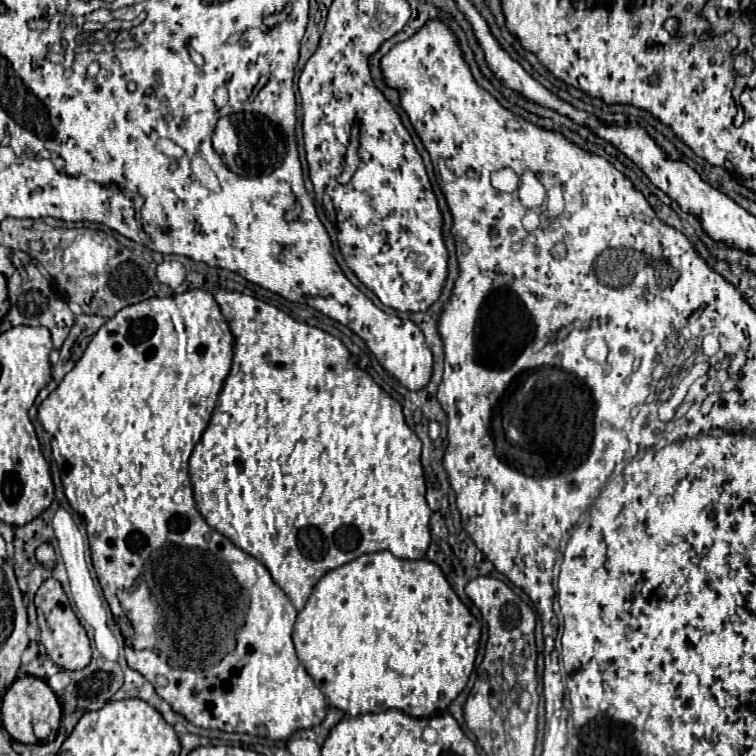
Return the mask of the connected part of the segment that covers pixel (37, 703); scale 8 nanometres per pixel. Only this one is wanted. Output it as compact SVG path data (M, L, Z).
M27 675L27 677L15 679L15 683L7 689L3 703L1 703L1 719L3 719L3 727L15 741L37 743L37 737L33 733L33 723L45 721L51 725L51 731L57 733L59 723L61 723L61 705L45 681Z

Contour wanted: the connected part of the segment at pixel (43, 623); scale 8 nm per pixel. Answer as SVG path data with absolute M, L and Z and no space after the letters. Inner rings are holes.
M49 577L43 581L43 585L35 593L35 607L40 628L40 642L44 645L46 654L53 659L53 663L67 671L87 667L91 661L89 637L87 637L83 625L79 623L79 619L75 617L75 613L69 605L69 599L57 579Z

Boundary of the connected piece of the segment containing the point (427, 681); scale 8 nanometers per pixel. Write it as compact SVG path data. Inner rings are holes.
M377 551L331 569L317 581L307 605L297 615L293 643L315 685L345 715L399 709L411 717L429 717L445 711L467 685L479 635L479 621L455 595L439 565L427 559L409 561L395 557L391 551Z

